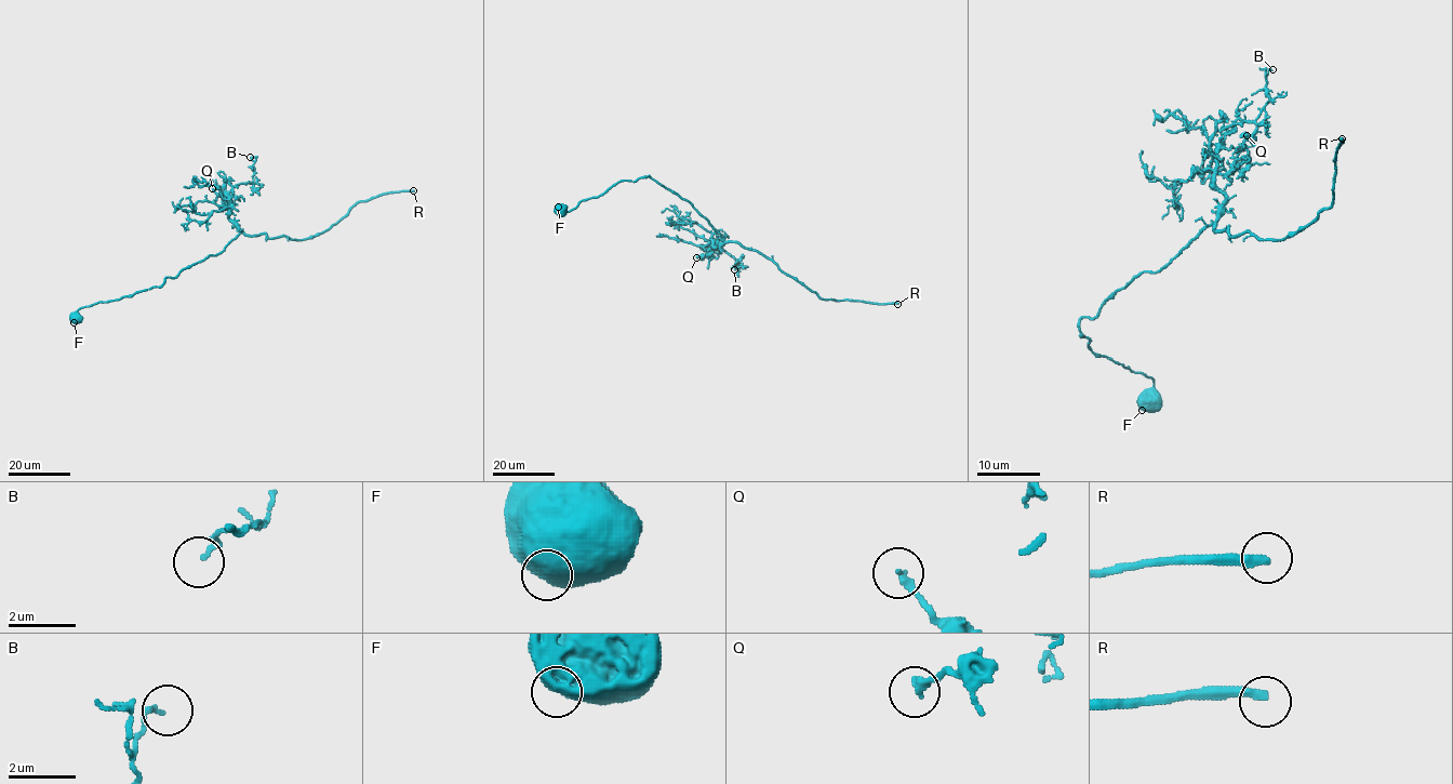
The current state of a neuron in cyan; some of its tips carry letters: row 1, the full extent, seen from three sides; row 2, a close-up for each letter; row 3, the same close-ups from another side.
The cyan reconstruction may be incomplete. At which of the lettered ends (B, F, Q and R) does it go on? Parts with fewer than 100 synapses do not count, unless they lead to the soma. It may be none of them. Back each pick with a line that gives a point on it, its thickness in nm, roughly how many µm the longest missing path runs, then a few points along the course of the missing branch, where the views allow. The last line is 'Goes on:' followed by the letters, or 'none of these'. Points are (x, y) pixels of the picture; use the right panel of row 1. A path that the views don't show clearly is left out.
R: place (1342, 138); calibre 280 nm; missing 90 µm
Goes on: R

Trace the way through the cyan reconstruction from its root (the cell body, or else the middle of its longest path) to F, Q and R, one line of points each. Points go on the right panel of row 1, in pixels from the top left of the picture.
F: (1196, 237), (1164, 266), (1141, 271), (1094, 317), (1079, 323), (1094, 354), (1154, 380), (1142, 410)
Q: (1196, 237), (1216, 218), (1225, 194), (1215, 184), (1215, 176), (1226, 173), (1236, 163), (1247, 135)
R: (1196, 237), (1212, 224), (1263, 240), (1301, 230), (1333, 203), (1342, 138)

